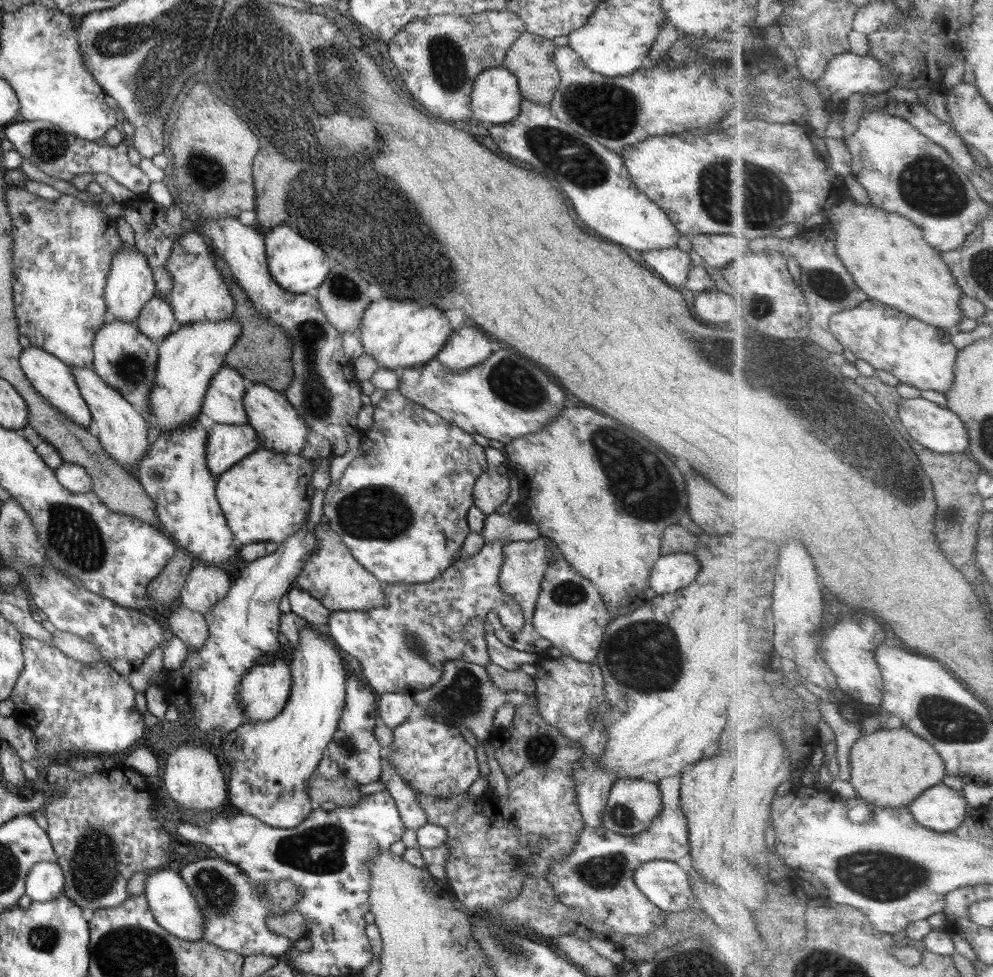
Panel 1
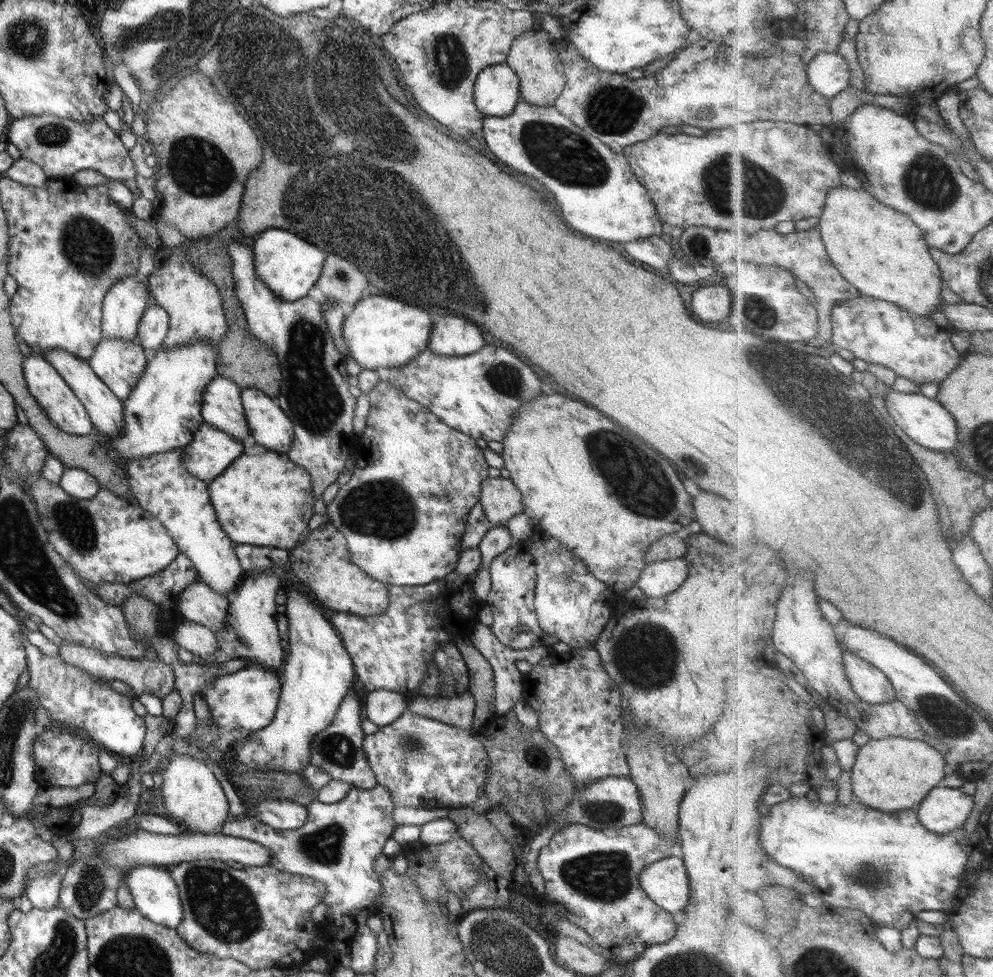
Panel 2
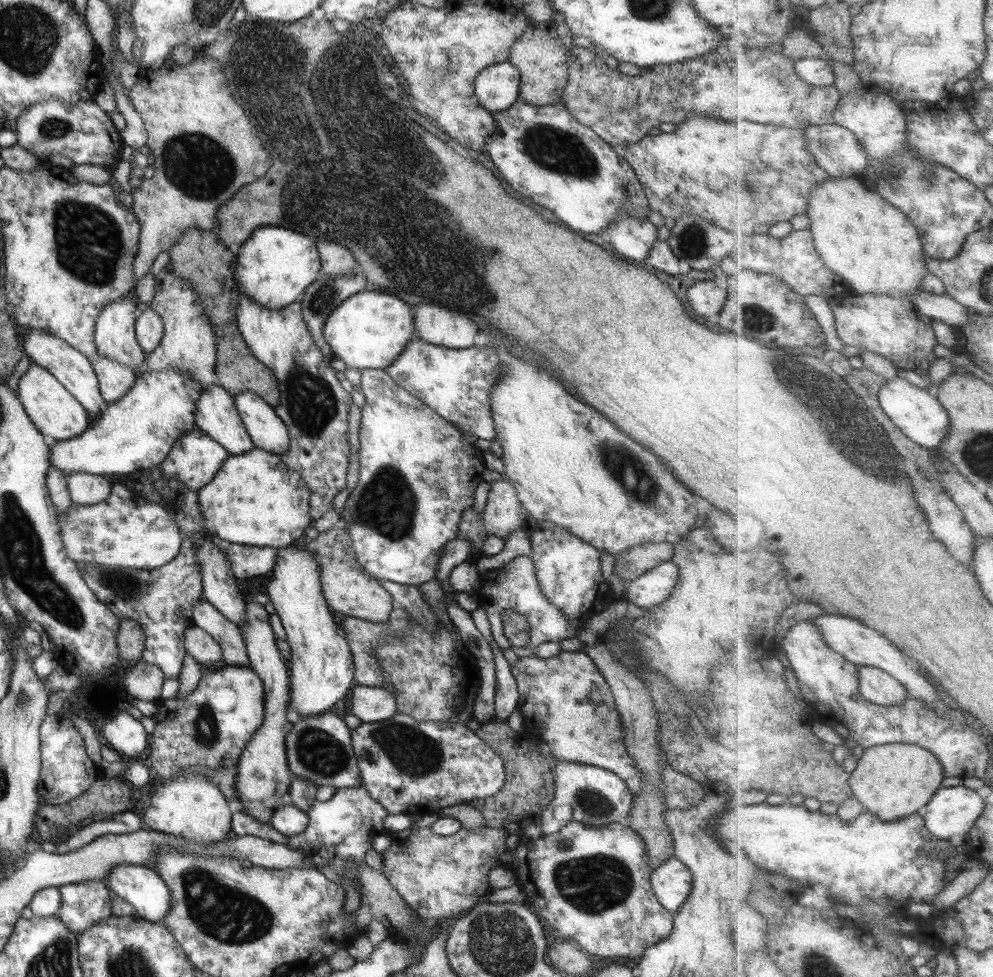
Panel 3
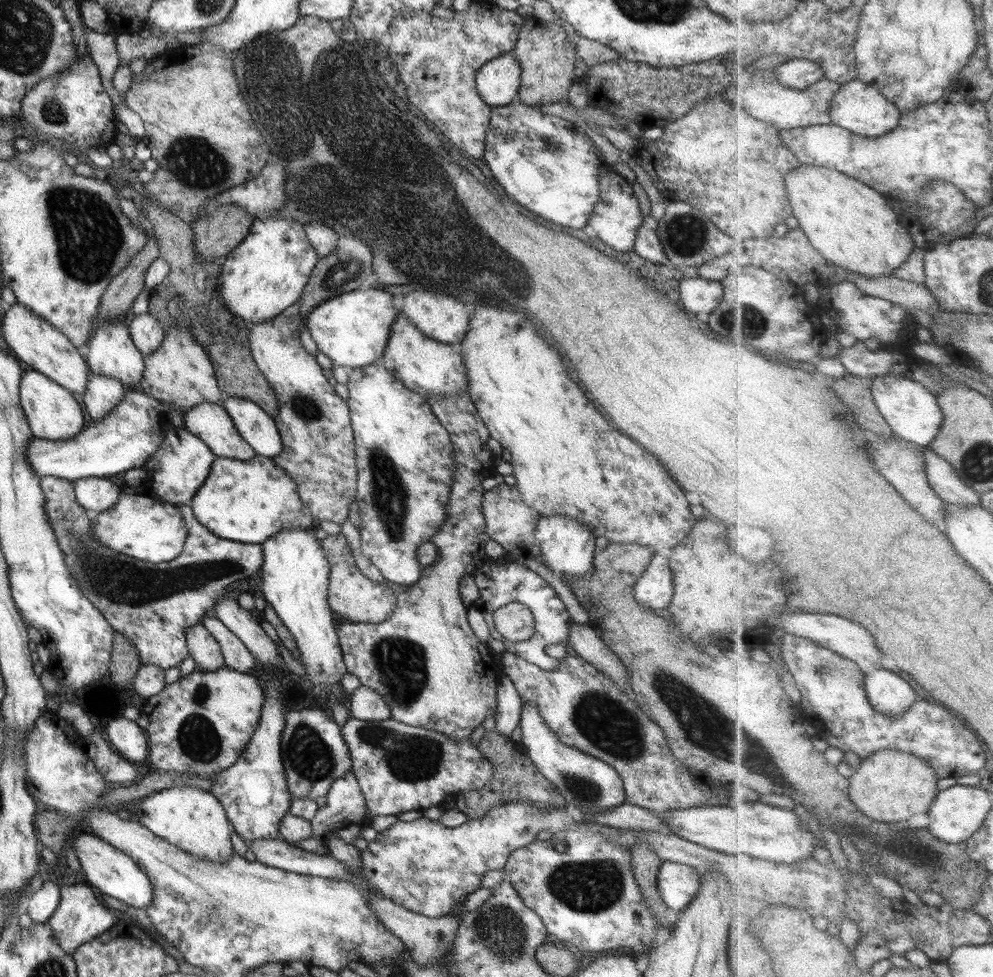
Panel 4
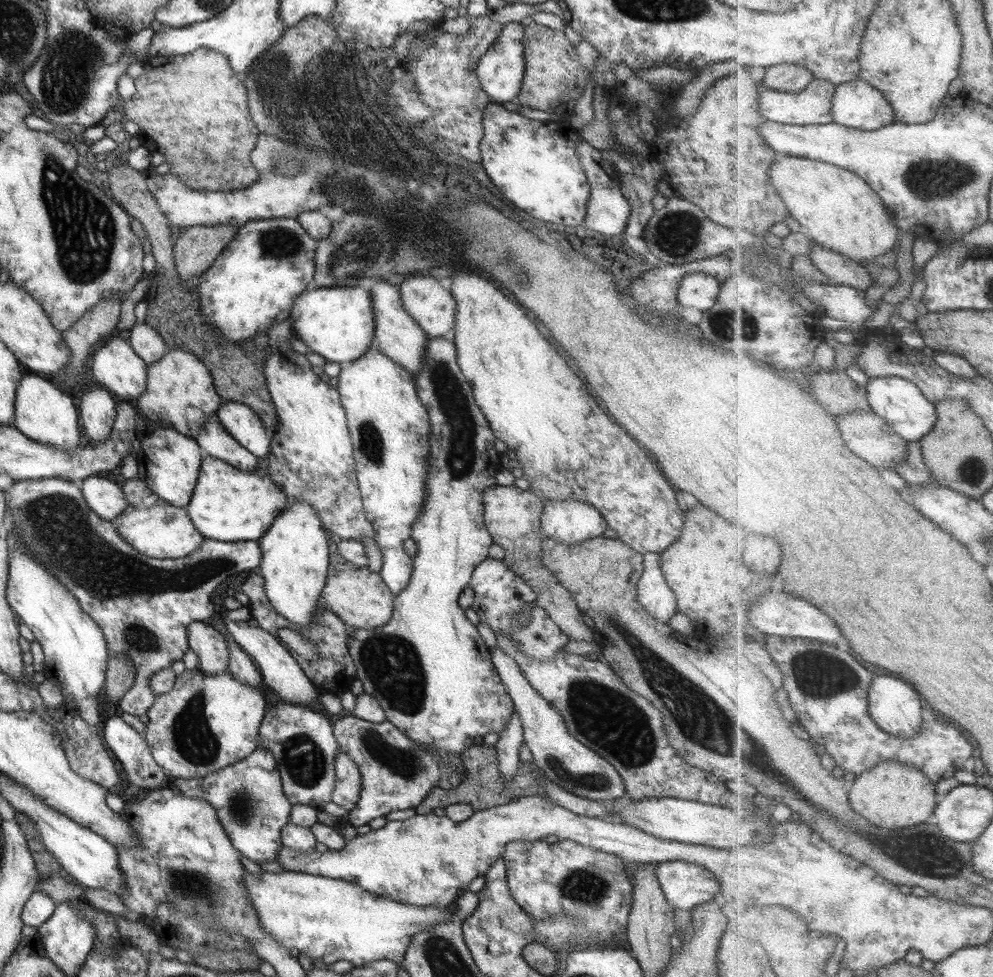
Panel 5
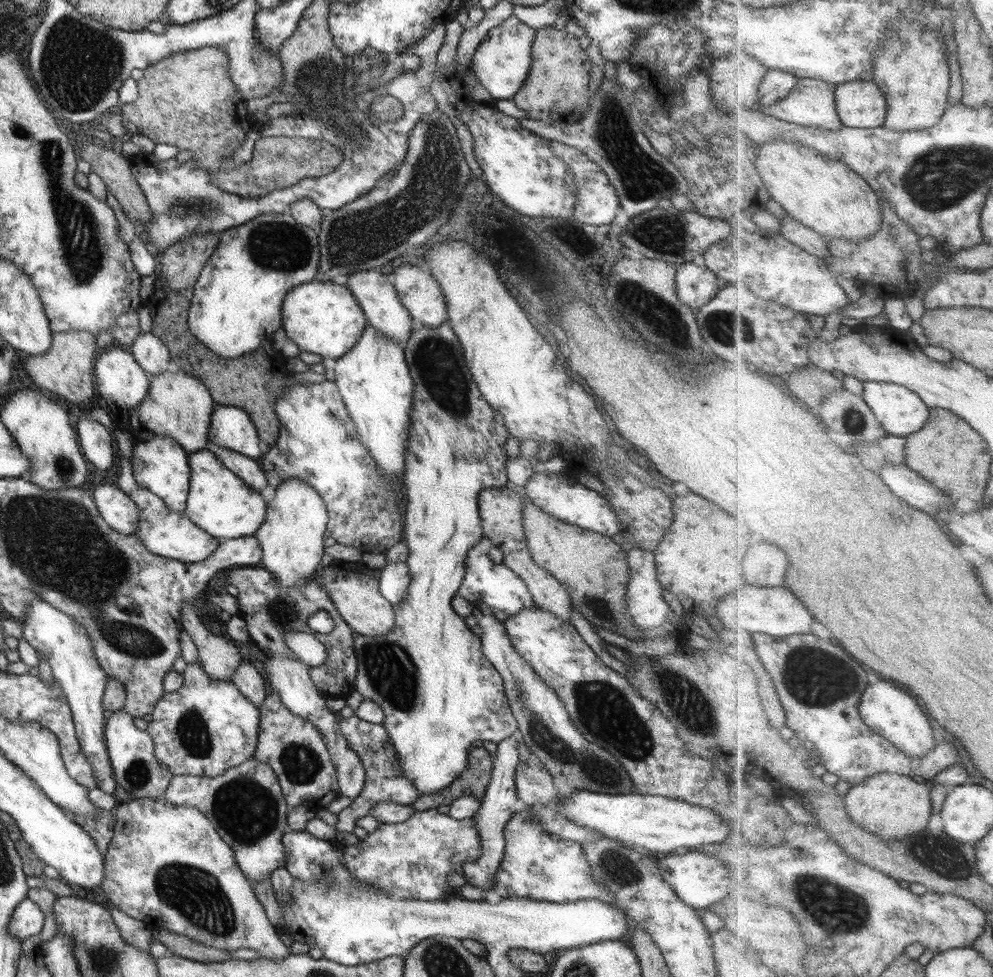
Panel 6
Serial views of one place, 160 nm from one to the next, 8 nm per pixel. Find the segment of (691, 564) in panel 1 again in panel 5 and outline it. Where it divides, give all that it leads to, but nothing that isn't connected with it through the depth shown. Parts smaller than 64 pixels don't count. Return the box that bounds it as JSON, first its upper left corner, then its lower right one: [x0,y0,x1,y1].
[636,553,677,624]

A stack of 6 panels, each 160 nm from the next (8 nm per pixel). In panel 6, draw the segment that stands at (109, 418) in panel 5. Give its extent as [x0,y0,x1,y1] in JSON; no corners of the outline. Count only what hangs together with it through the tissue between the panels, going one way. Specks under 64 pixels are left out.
[76,418,114,470]

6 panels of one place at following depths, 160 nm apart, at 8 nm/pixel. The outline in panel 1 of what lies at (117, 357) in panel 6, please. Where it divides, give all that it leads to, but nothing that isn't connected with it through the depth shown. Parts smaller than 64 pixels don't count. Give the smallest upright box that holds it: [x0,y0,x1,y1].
[103,243,156,323]

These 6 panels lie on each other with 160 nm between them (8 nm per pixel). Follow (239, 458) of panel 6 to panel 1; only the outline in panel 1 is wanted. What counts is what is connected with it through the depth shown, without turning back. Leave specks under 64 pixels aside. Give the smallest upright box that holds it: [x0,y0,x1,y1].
[201,365,250,425]

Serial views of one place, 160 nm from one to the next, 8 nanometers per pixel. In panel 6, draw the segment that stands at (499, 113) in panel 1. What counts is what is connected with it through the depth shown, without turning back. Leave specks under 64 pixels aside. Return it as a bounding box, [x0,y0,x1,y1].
[471,15,537,100]

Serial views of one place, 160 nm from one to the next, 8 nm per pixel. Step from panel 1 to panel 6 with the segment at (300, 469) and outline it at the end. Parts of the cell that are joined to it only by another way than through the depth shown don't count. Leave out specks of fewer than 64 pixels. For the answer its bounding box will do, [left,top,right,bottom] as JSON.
[183,448,267,540]

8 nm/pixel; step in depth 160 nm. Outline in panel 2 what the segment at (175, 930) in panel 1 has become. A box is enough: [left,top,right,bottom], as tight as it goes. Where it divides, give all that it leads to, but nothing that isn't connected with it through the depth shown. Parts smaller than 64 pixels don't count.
[124,867,184,930]

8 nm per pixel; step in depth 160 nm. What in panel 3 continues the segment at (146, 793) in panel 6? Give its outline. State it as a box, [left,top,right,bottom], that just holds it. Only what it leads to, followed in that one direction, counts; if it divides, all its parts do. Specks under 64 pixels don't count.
[102,712,148,759]

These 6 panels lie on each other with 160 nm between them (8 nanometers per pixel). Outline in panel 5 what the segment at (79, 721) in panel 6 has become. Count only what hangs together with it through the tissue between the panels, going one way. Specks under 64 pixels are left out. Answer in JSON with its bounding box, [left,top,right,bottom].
[5,536,109,730]

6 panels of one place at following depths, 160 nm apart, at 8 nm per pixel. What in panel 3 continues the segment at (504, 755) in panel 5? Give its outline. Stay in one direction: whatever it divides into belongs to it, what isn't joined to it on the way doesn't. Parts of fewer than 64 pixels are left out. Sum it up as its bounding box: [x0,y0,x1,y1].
[492,640,520,720]

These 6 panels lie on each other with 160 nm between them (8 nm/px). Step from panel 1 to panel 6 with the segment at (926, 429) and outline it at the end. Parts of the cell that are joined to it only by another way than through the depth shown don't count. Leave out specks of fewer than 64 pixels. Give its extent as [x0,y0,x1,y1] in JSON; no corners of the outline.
[865,381,932,437]

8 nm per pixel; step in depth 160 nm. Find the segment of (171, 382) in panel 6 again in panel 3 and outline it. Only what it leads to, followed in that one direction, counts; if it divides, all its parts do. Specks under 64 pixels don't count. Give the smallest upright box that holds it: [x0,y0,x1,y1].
[136,262,218,390]

